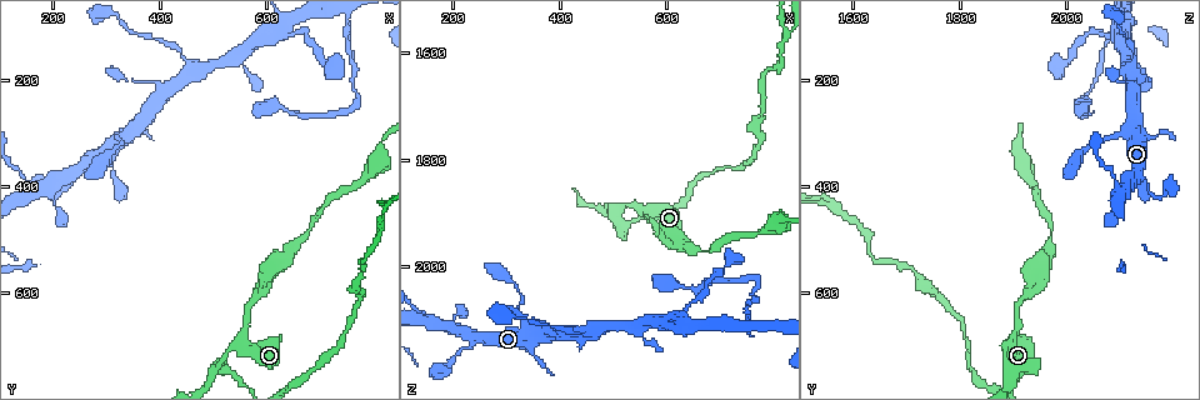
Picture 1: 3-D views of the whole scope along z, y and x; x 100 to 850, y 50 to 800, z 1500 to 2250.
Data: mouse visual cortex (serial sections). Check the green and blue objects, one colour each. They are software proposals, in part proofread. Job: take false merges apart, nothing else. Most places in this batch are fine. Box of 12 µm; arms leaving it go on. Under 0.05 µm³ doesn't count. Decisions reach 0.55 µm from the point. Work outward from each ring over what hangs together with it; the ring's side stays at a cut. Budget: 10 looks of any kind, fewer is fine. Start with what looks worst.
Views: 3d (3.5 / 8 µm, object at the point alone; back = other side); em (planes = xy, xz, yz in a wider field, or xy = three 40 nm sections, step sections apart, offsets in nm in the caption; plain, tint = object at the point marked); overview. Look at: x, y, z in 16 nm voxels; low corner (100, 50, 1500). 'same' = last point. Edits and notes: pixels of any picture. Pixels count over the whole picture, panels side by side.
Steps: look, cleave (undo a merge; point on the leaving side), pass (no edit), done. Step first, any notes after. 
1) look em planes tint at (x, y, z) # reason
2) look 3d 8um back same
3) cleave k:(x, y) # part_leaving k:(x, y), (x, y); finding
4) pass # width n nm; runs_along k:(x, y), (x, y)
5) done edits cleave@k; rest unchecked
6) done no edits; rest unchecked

look 3d 3.5um at (515, 735, 1895) # narrows sharply

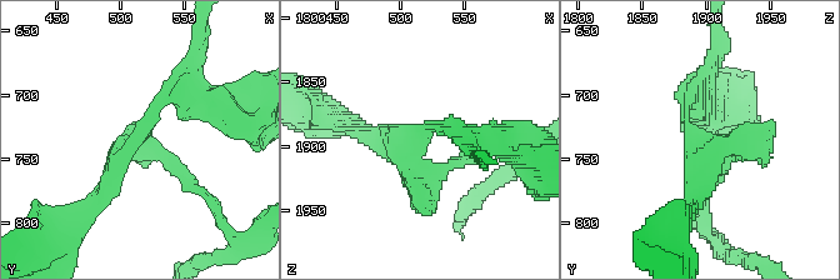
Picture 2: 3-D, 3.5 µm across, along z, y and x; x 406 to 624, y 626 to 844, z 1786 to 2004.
look em xy step 3 tint at (512, 734, 1896) # arms 3; arm_widths 250, 250, 250 nm; shape alone is not enough

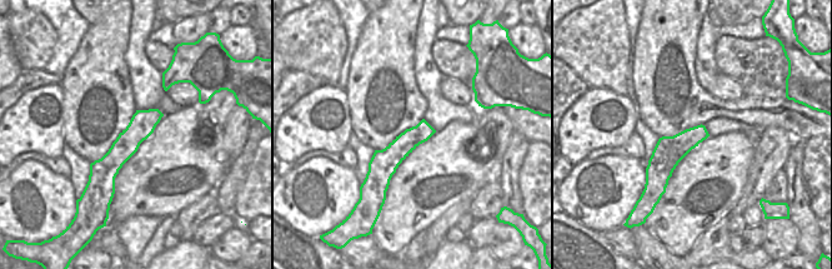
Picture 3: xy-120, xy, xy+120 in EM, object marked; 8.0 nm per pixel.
look em xy step 1 tint same

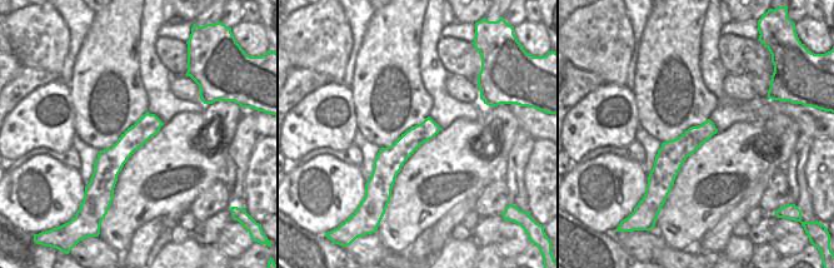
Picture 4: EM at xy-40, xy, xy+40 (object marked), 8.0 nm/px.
cleave 2:(175, 168) # two cells meet here

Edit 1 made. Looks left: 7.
look overview # see it whole again

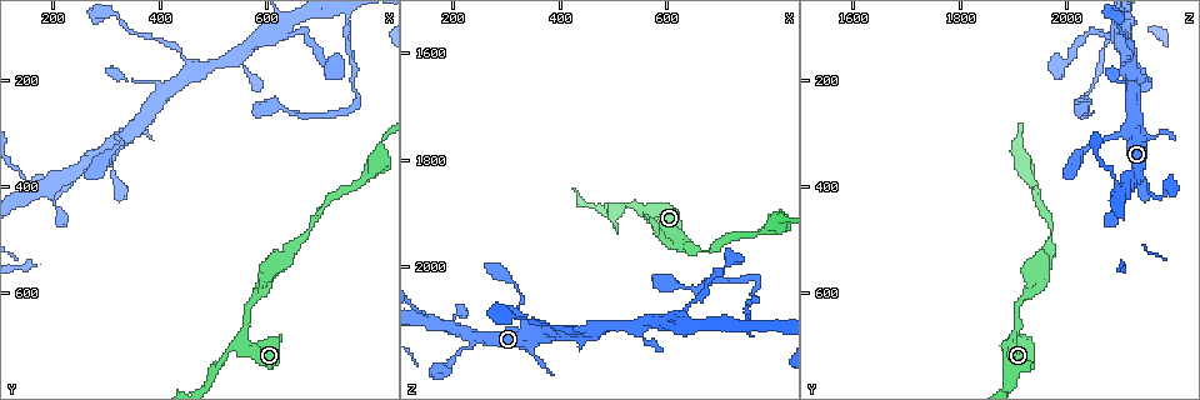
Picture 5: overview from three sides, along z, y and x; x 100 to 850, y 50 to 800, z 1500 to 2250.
look 3d 3.5um at (160, 410, 2100) # looks like a crossing

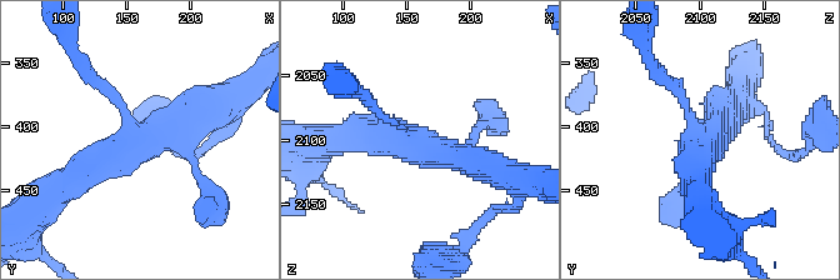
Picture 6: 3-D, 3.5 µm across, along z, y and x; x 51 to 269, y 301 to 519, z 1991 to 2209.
look em xy step 1 tint at (158, 406, 2102) # arms 4; arm_widths 100, 150, 400, 400 nm

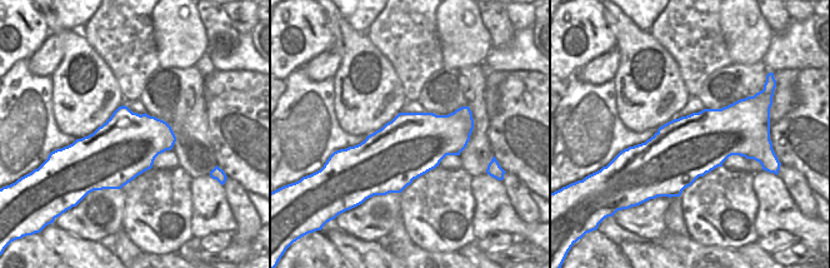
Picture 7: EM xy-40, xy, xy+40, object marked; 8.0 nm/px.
pass # runs_along 6:(206, 110), (69, 184); one cell here

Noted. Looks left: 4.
look 3d 3.5um at (315, 305, 2085) # sharp bend

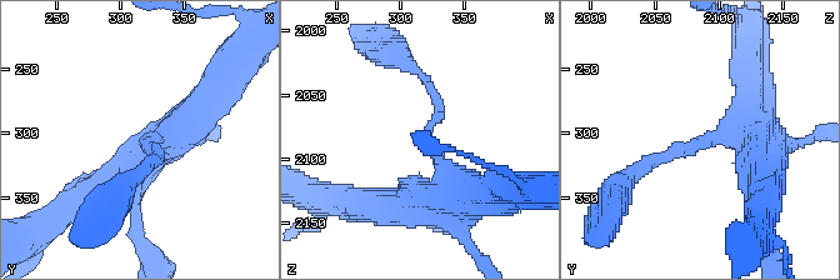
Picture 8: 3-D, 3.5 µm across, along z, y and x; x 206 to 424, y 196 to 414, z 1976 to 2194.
look em planes tint at (322, 306, 2088) # arm_widths 150, 450 nm

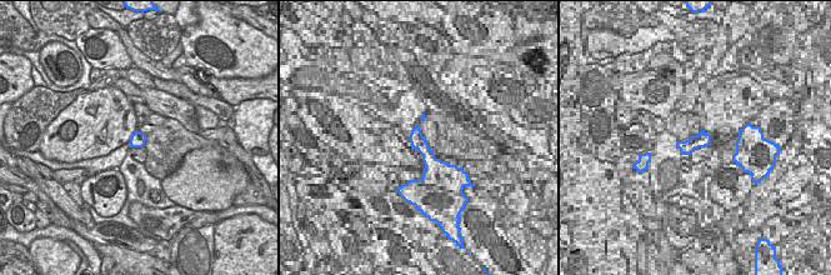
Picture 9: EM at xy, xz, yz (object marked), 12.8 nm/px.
pass # runs_along 8:(759, 149), (710, 138), (638, 173); all the same cell

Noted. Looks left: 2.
look 3d 3.5um at (470, 180, 2110) # two arms in line, one across

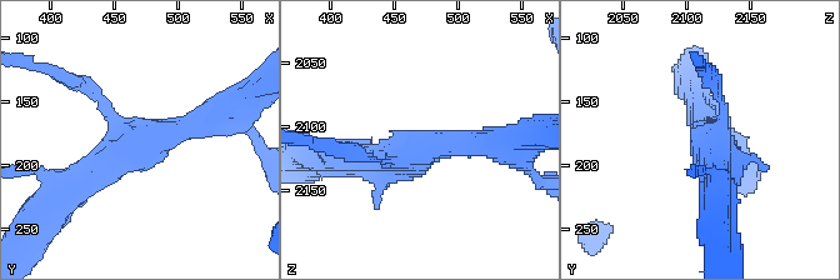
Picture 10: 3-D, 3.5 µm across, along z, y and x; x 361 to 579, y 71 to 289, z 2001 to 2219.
look em planes tint at (472, 180, 2114) # arms 3; arm_widths 100, 300, 450 nm; shape alone is not enough

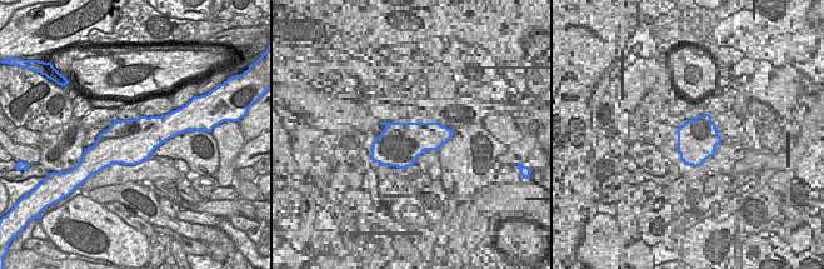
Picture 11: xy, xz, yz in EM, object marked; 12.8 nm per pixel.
pass # runs_along 10:(60, 198), (125, 148), (201, 121); one cell here

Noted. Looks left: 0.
done edits cleave@2; rest unchecked

